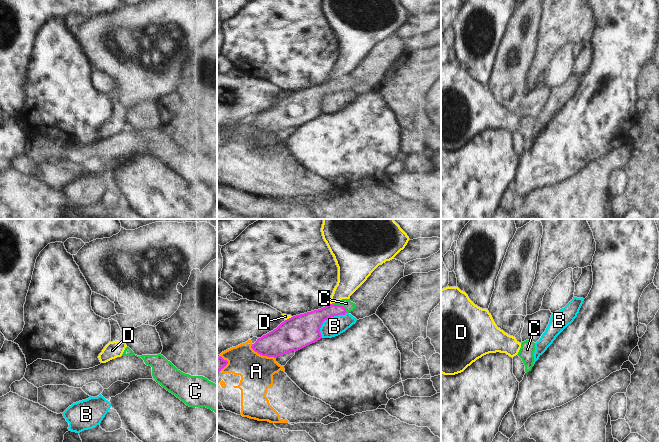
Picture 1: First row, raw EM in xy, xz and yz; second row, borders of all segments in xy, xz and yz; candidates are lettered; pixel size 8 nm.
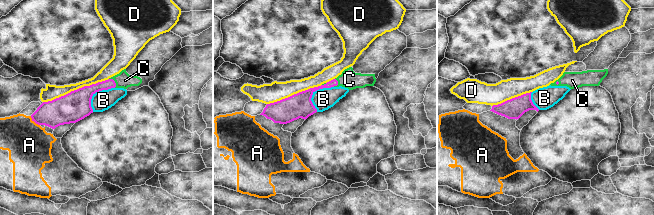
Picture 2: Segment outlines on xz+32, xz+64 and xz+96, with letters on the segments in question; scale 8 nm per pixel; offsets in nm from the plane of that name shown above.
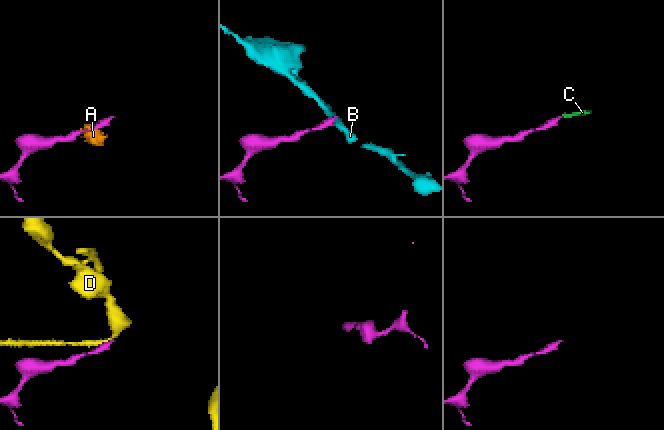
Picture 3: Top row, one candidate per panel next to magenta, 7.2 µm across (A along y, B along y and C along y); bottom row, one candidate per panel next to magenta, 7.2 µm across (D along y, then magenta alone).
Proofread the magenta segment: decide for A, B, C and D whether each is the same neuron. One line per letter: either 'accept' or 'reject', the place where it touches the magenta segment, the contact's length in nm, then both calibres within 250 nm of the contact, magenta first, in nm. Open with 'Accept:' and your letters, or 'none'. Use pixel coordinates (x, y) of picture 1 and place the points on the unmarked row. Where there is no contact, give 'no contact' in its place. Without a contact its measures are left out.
Accept: C
A: reject; meets magenta in xz at (262, 131); contact 240 nm long; 240 nm thick on the magenta side, 260 nm on the other
B: reject; meets magenta in xz at (327, 94); contact 280 nm long; 260 nm thick on the magenta side, 160 nm on the other
C: accept; meets magenta in xz at (340, 81); contact 150 nm long; 150 nm thick on the magenta side, 80 nm on the other
D: reject; meets magenta in xz at (289, 94); contact 70 nm long; 260 nm thick on the magenta side, 40 nm on the other

